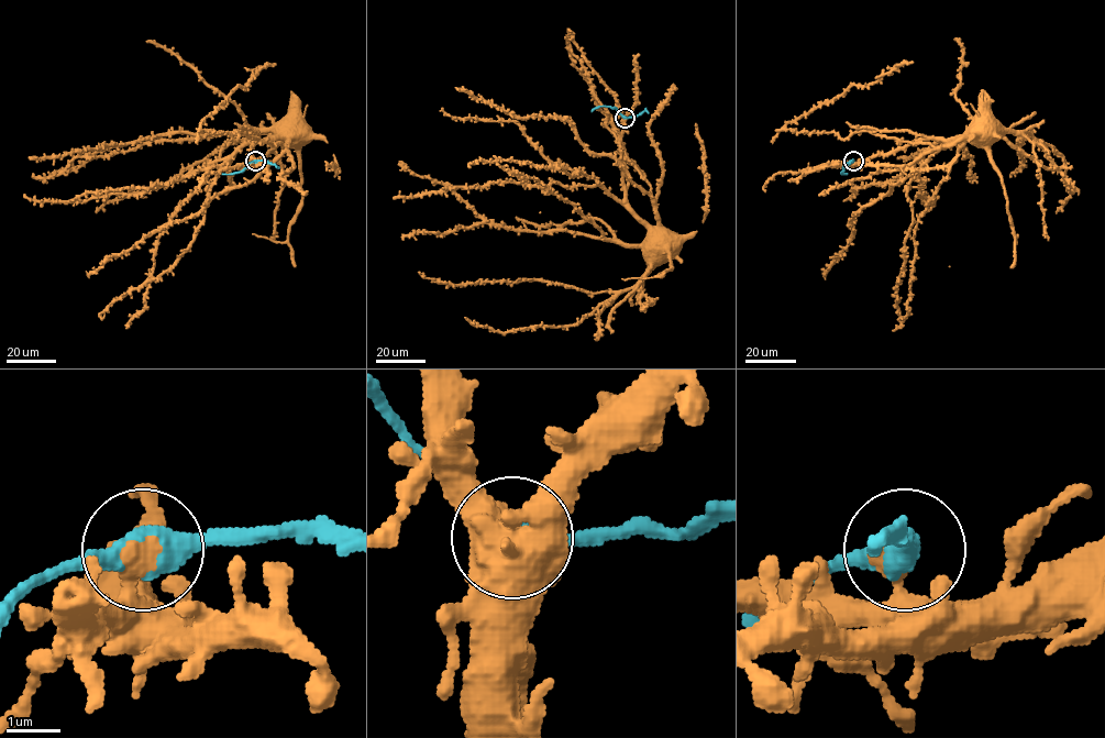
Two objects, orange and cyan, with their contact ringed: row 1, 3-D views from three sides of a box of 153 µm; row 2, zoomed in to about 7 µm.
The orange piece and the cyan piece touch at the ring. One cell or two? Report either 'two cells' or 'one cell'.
two cells

